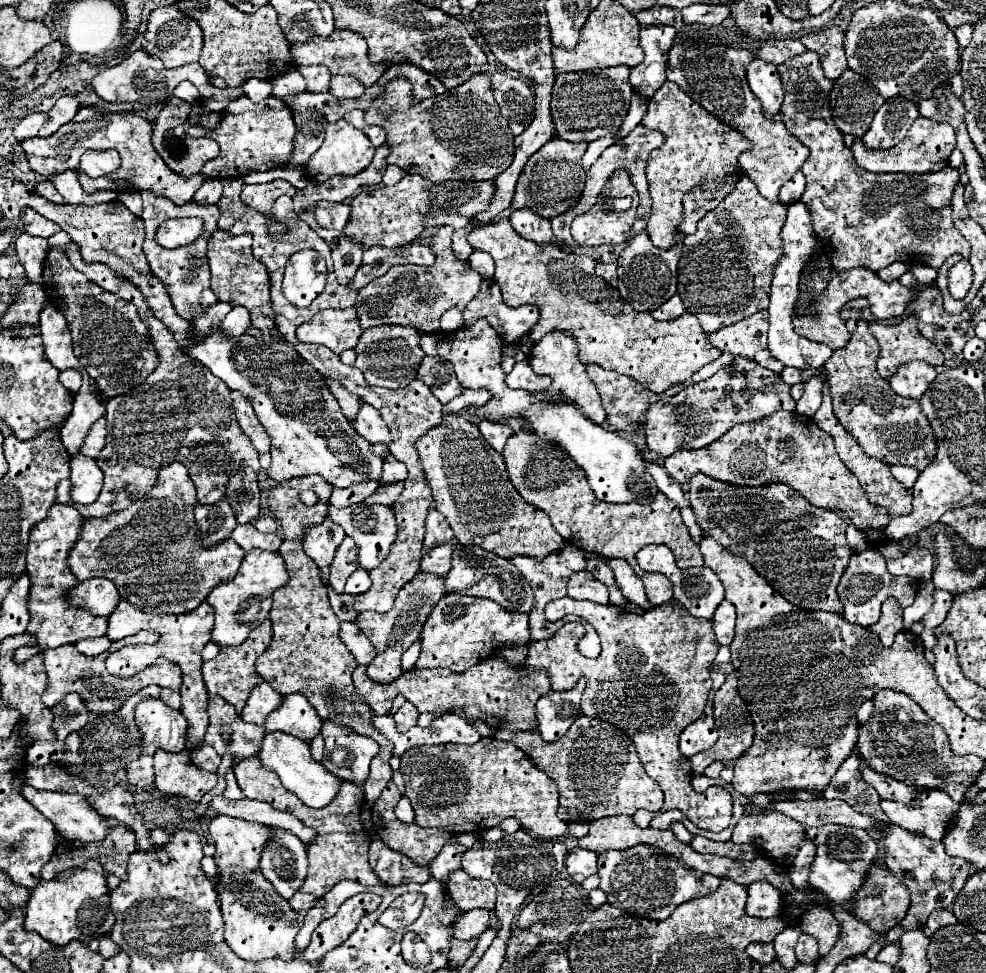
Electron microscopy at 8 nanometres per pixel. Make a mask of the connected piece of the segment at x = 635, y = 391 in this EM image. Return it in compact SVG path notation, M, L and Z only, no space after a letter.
M588 365L588 367L586 367L586 373L592 377L592 383L596 385L598 393L600 393L600 397L602 397L602 407L604 407L604 411L606 411L606 421L608 421L616 431L626 431L626 433L630 433L632 437L644 431L644 429L642 429L642 421L646 419L646 417L644 417L644 415L646 415L646 409L648 409L652 403L656 403L656 401L660 401L660 399L666 399L666 397L672 397L674 393L680 393L682 389L694 385L694 381L688 383L688 385L684 385L684 387L678 387L678 385L676 385L676 387L670 387L668 391L664 391L662 395L656 395L656 393L644 389L644 387L642 387L638 381L634 381L632 377L620 375L620 373L616 373L616 371L606 371L606 369L598 367L598 365Z

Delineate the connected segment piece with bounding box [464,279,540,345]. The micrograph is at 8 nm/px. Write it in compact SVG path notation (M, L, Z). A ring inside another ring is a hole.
M484 279L480 285L480 293L472 299L464 309L464 323L470 325L478 319L486 319L496 333L502 337L506 345L514 345L528 333L540 317L540 309L536 305L520 305L508 307L502 297L498 285L492 285L490 279Z

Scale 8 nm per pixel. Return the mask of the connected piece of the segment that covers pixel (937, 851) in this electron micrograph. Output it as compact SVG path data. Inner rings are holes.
M890 823L884 829L884 861L886 861L888 869L900 881L904 881L912 893L912 905L908 909L908 915L904 917L904 921L898 927L894 927L892 931L886 933L888 943L898 943L904 931L922 929L926 925L928 915L934 909L950 907L952 905L950 901L954 901L954 897L960 893L960 887L966 883L966 879L970 875L970 863L964 859L948 857L942 841L932 841L924 835L910 833L894 823Z

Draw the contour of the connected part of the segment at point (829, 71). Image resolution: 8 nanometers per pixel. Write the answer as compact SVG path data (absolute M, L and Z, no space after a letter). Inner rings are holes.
M831 25L830 27L820 30L820 33L808 33L802 35L802 43L806 49L816 51L824 69L824 75L832 81L836 81L844 71L846 71L846 57L844 57L844 31L839 26Z

